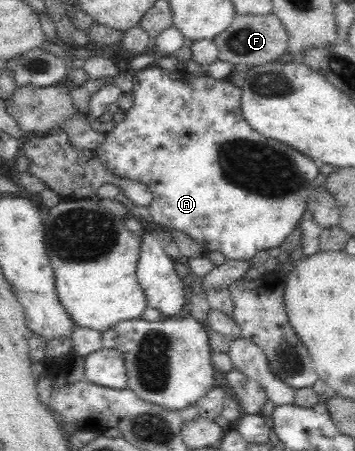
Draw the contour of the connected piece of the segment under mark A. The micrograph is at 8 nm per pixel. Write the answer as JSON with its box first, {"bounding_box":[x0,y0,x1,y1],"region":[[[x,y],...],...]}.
{"bounding_box":[94,64,319,260],"region":[[[154,64],[147,65],[139,71],[135,71],[132,75],[132,107],[123,112],[123,120],[115,124],[112,130],[105,133],[105,142],[94,150],[98,160],[108,172],[115,174],[115,176],[121,179],[127,178],[146,184],[152,191],[153,201],[149,206],[141,208],[132,203],[120,188],[107,183],[102,184],[102,187],[95,192],[98,198],[108,198],[122,203],[129,210],[130,214],[134,214],[137,218],[144,218],[154,222],[154,224],[181,230],[188,237],[198,242],[198,244],[202,244],[206,253],[222,252],[230,260],[249,260],[258,250],[268,250],[268,248],[280,246],[283,240],[286,240],[286,237],[292,234],[294,229],[298,227],[301,216],[307,209],[307,200],[313,188],[313,181],[319,176],[318,166],[308,156],[304,156],[302,152],[298,152],[298,150],[294,150],[294,148],[290,148],[286,144],[280,144],[276,140],[268,140],[262,134],[254,131],[240,116],[239,109],[242,91],[238,86],[234,86],[229,78],[214,79],[208,74],[202,76],[192,74],[190,76],[190,73],[188,76],[184,76],[180,71],[169,71]]]}

